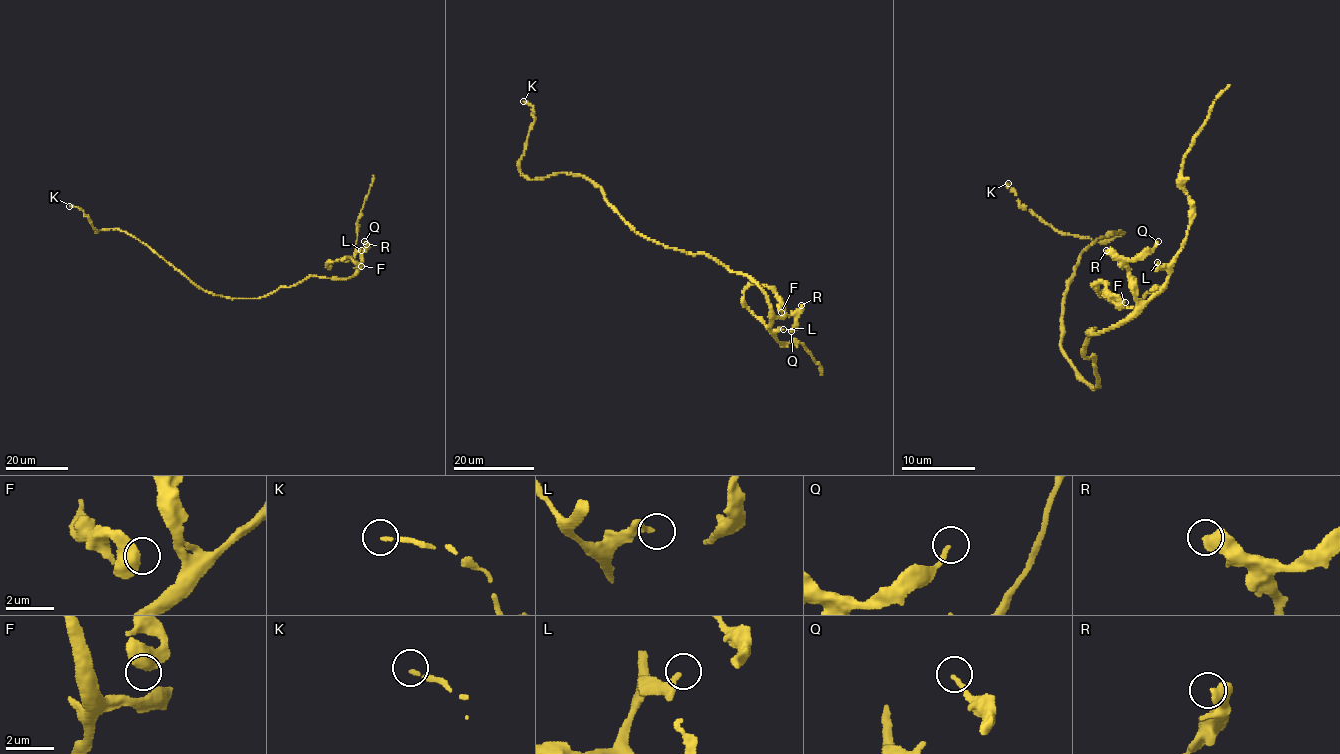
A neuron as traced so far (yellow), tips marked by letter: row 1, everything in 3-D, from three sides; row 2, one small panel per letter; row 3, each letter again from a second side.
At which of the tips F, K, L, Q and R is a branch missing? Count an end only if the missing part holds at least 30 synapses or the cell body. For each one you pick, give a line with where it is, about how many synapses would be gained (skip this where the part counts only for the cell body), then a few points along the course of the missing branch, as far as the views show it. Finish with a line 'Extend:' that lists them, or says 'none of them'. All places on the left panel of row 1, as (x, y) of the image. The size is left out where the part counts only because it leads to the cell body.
Extend: none of them

